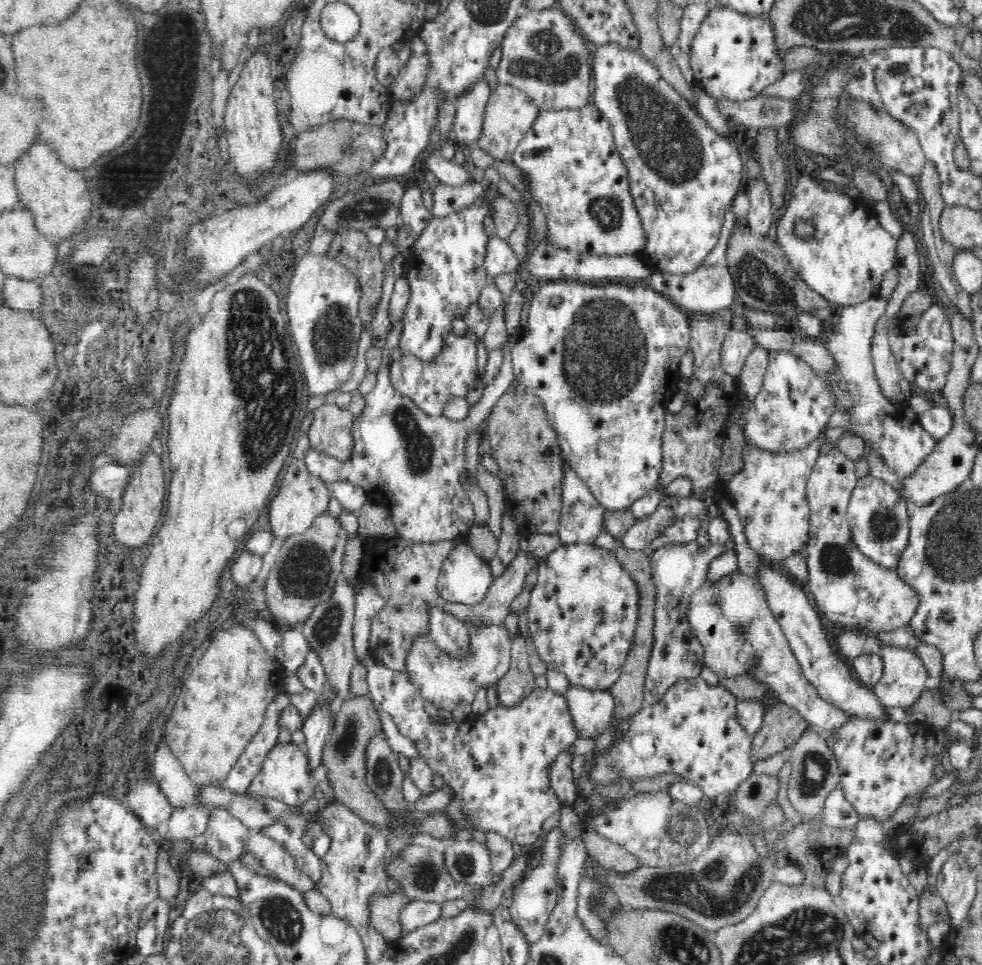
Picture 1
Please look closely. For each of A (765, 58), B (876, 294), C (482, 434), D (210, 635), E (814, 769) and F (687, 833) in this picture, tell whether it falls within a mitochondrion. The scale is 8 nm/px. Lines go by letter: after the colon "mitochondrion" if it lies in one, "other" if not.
A: other
B: other
C: other
D: other
E: mitochondrion
F: mitochondrion

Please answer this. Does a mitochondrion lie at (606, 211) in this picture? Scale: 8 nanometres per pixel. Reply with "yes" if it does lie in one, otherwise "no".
yes

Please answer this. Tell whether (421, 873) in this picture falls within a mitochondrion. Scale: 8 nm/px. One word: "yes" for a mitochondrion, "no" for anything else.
yes

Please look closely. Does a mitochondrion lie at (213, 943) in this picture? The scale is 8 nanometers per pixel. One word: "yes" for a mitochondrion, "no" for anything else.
yes

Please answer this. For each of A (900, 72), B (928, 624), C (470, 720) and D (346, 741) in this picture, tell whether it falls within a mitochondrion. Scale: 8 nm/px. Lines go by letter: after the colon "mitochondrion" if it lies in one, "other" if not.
A: mitochondrion
B: other
C: other
D: mitochondrion

